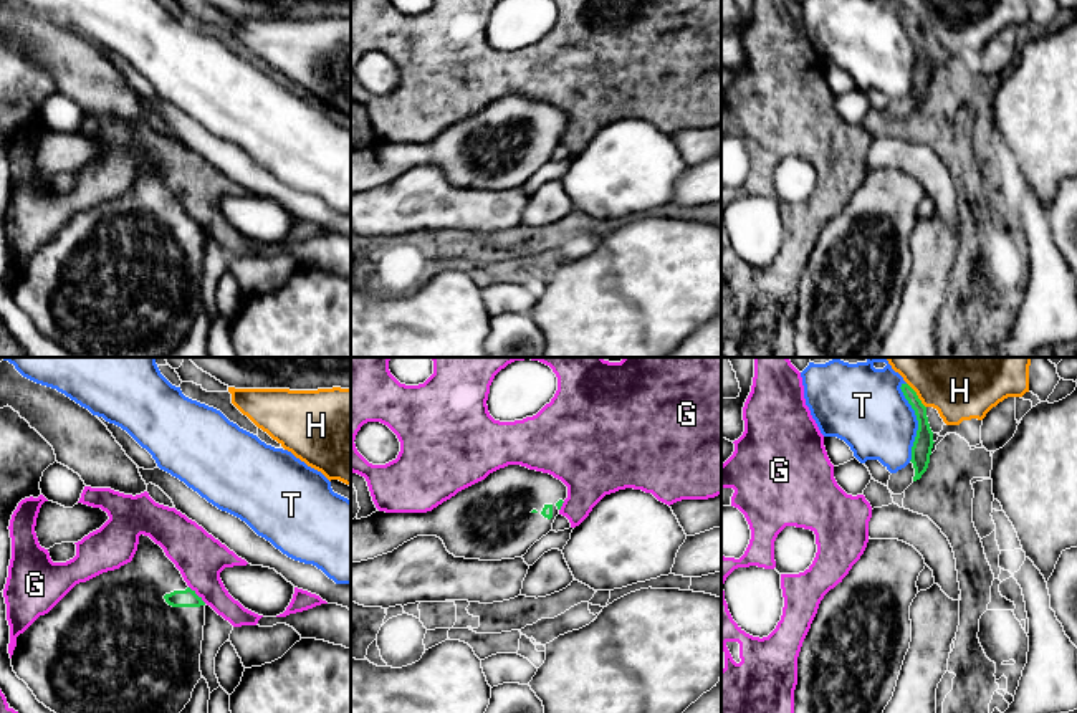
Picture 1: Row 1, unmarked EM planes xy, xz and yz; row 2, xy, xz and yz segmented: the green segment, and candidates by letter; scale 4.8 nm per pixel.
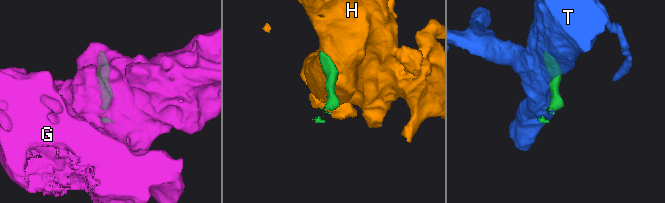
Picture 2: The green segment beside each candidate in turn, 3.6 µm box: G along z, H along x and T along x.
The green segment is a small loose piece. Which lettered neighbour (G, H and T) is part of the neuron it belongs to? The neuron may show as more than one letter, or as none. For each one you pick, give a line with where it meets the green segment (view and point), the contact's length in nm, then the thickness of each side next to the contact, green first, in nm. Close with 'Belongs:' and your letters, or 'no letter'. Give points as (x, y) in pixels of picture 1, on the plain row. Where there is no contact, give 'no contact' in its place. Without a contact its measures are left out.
Belongs: no letter

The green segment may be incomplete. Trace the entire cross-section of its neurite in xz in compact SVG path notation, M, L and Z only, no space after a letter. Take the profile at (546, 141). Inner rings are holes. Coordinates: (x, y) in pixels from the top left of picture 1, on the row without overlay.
M508 94L427 142L376 141L351 149L351 192L392 182L417 165L437 165L455 187L521 187L553 159L567 116L549 103Z

